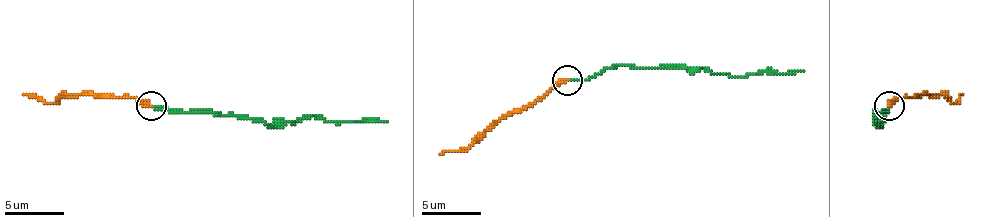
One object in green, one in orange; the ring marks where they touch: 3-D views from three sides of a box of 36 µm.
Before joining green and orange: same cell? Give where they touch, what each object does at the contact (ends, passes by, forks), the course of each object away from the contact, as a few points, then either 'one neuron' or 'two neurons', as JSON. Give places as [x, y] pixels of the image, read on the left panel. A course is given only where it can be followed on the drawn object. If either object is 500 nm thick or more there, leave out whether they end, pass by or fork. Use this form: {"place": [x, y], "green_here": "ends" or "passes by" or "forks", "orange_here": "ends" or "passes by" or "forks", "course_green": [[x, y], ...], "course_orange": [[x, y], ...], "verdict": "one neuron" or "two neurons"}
{"place": [151, 106], "green_here": "ends", "orange_here": "ends", "course_green": [[151, 106], [247, 115], [268, 124], [285, 124], [312, 115], [327, 121], [387, 121]], "course_orange": [[151, 106], [134, 97], [62, 94], [50, 103], [23, 94]], "verdict": "one neuron"}

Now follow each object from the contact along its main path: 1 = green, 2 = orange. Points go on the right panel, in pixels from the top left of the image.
1: (888, 106), (888, 109), (873, 112), (876, 124), (885, 115), (885, 121), (879, 121)
2: (888, 106), (897, 97), (924, 94), (945, 94), (956, 103), (962, 94)

